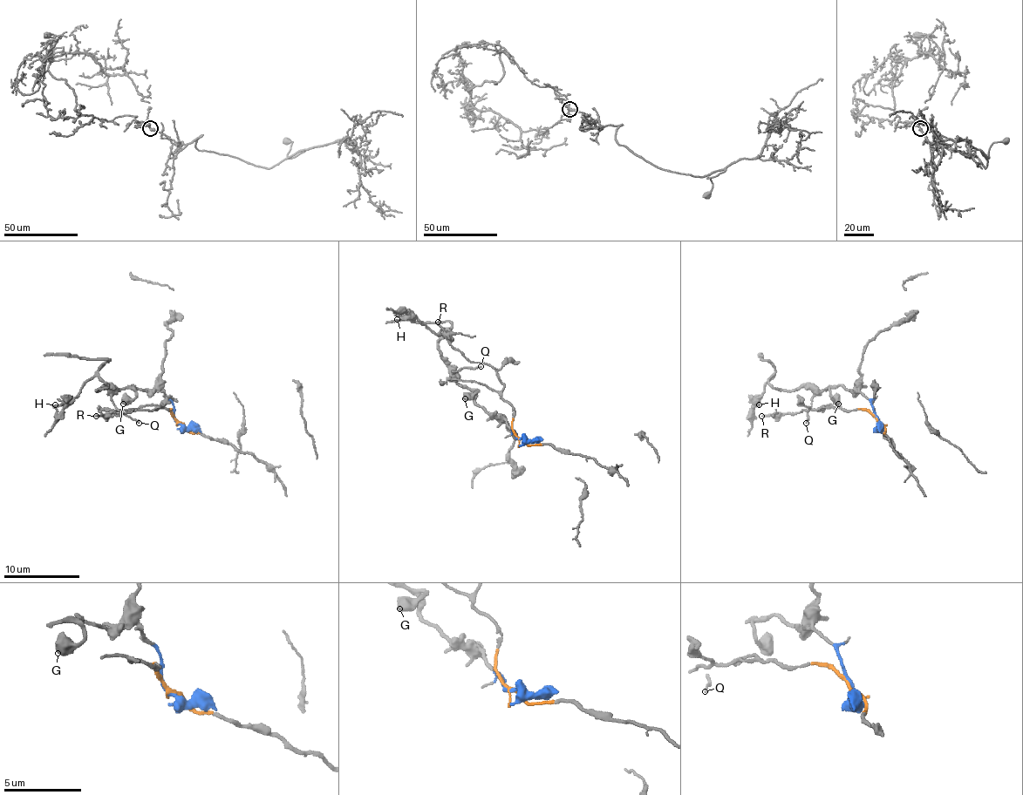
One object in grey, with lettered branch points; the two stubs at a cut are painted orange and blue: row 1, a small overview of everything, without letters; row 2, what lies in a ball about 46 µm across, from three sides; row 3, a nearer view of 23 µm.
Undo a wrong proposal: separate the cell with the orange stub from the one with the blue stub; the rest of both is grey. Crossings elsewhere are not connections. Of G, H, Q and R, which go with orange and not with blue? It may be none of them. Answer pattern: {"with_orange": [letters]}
{"with_orange": ["R"]}

